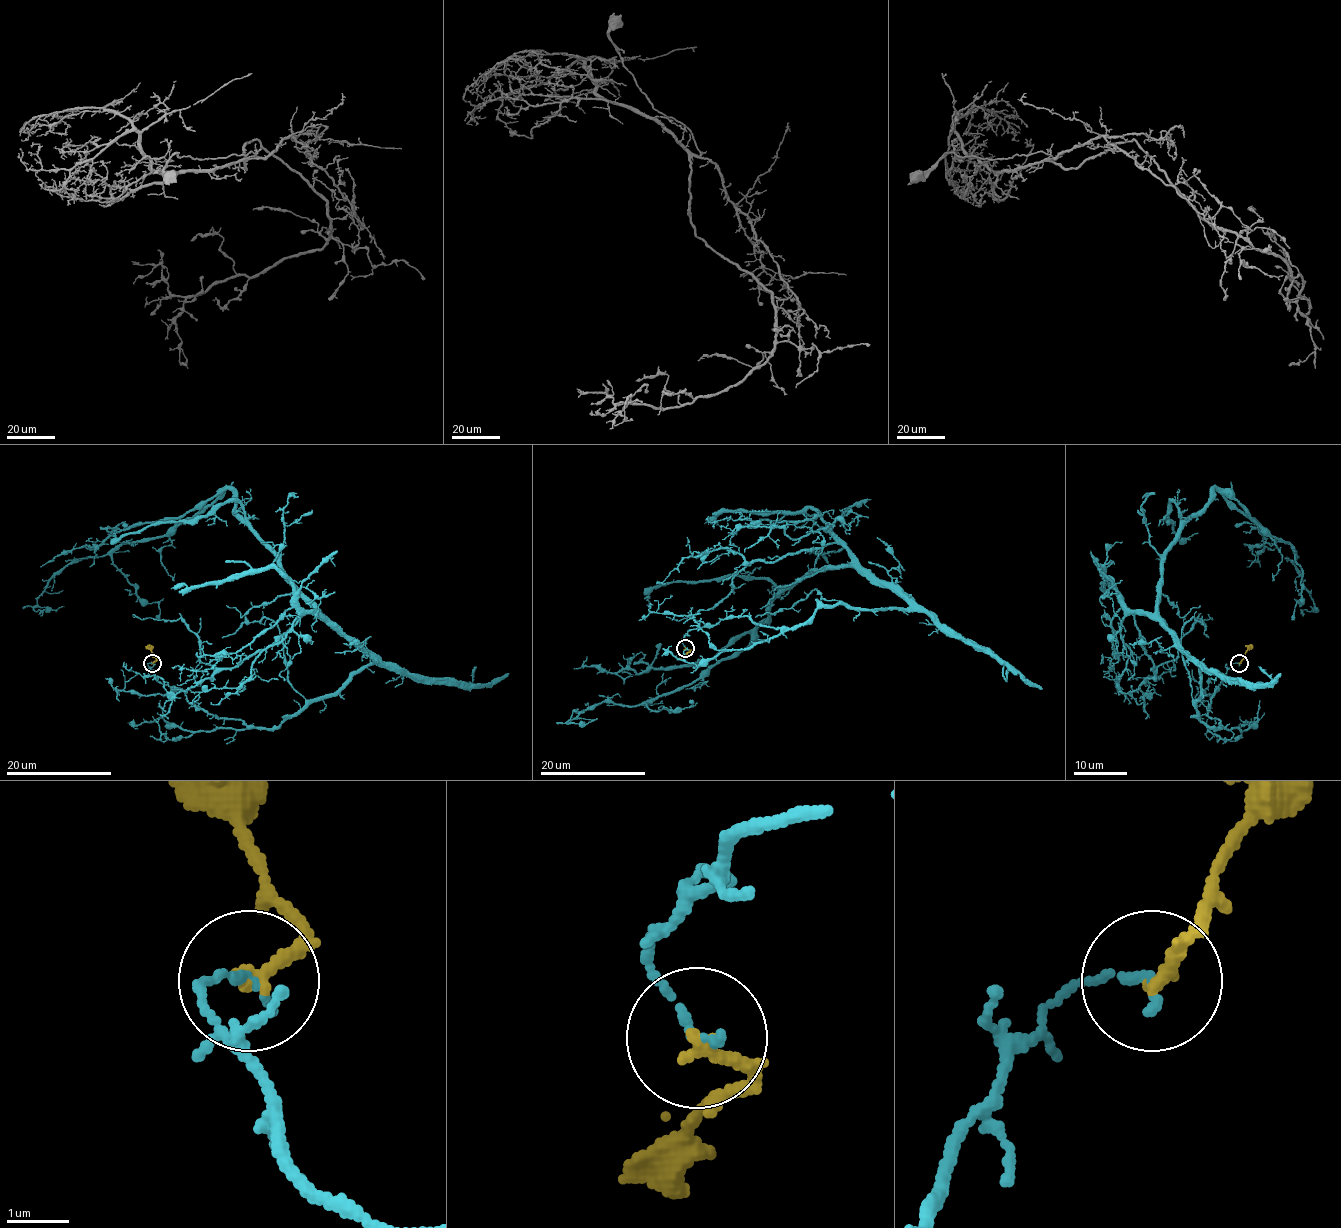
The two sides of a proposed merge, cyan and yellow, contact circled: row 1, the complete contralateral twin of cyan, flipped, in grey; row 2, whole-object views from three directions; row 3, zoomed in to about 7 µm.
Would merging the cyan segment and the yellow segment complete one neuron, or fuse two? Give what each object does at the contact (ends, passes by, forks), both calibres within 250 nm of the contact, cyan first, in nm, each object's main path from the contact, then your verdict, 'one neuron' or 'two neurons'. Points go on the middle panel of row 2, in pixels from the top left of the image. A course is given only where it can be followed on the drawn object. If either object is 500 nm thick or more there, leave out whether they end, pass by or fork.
cyan ends there; yellow ends there; 140 nm thick on the cyan side, 240 nm on the other; cyan runs (685, 648), (725, 617), (795, 628), (909, 603), (855, 566), (812, 569), (743, 649), (570, 722), (597, 718); yellow runs (685, 648), (689, 650), (683, 661); two neurons

